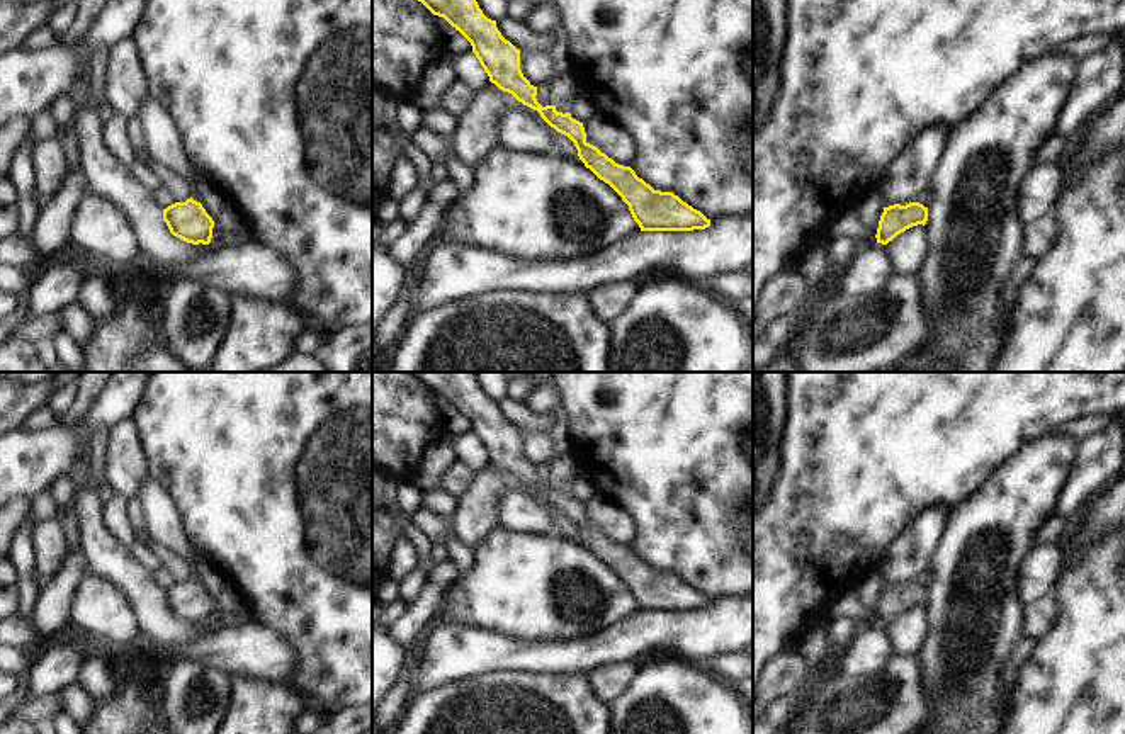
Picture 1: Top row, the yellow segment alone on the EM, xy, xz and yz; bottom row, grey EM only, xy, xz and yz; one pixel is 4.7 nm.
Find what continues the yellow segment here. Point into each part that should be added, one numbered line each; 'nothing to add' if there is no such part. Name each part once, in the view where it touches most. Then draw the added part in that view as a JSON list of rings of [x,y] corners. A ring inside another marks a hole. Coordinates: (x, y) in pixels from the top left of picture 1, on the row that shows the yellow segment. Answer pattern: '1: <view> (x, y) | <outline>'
nothing to add

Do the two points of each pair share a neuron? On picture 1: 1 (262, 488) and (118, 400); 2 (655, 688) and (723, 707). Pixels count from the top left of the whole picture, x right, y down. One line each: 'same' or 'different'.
1: different
2: same

